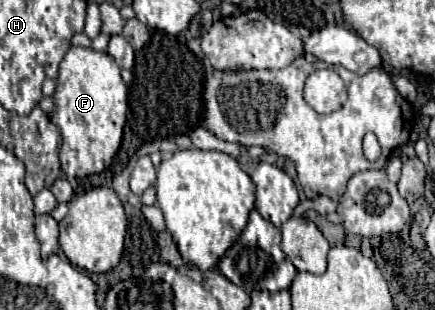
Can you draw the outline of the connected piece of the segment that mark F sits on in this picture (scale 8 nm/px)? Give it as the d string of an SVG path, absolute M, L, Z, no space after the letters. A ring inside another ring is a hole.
M70 47L60 63L54 103L56 113L52 123L60 127L64 137L60 147L62 171L68 177L88 177L103 172L120 147L128 111L128 87L120 77L120 67L108 53Z

